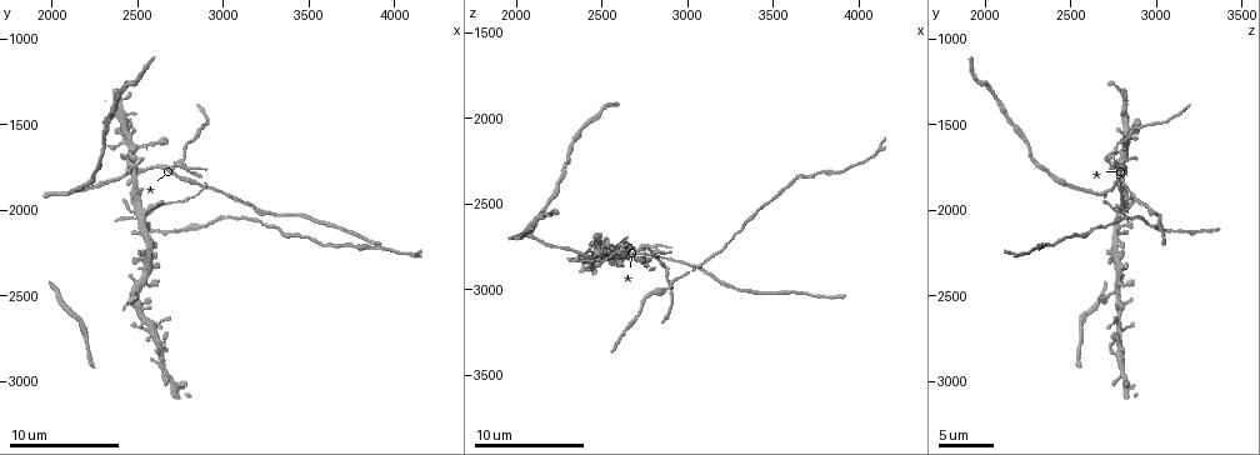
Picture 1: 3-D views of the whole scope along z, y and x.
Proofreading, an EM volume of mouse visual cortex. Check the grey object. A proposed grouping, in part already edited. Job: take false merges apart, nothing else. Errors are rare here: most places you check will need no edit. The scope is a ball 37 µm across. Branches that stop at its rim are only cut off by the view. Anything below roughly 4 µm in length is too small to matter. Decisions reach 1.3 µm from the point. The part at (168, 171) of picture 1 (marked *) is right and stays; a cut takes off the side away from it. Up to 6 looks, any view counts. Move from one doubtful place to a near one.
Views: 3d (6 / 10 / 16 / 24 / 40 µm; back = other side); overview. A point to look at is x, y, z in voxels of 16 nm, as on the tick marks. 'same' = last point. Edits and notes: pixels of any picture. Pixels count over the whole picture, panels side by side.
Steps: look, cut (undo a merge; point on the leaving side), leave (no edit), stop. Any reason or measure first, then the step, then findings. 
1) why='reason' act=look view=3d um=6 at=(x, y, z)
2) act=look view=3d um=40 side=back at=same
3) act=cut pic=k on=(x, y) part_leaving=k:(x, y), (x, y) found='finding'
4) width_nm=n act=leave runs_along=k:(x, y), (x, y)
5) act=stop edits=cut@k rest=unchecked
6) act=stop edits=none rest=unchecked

why='looks like a crossing' act=look view=3d um=10 at=(2760, 1740, 2740)

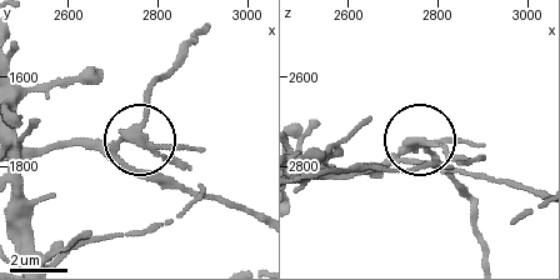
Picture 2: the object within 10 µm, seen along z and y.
why='zoom in' act=look view=3d um=6 at=(2760, 1725, 2750)

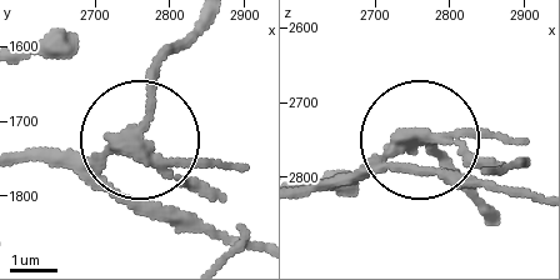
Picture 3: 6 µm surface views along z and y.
width_nm=230 act=cut pic=3 on=(189, 165) part_leaving=3:(410, 144), (454, 144), (518, 168), (501, 168) found='a second neuron is stuck on'

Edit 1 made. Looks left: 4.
why='three-way junction' act=look view=3d um=10 at=(3080, 1940, 2880)

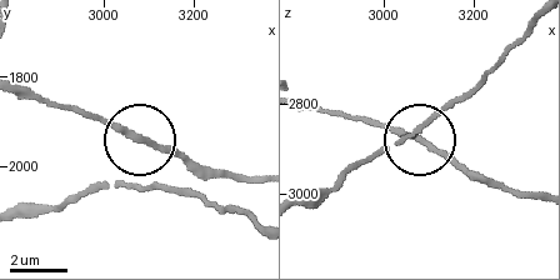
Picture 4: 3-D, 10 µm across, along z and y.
act=leave runs_along=4:(304, 105), (404, 129), (440, 149), (466, 175) found='all the same neuron'

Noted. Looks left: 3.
act=look view=3d um=6 at=(2420, 1800, 2800)

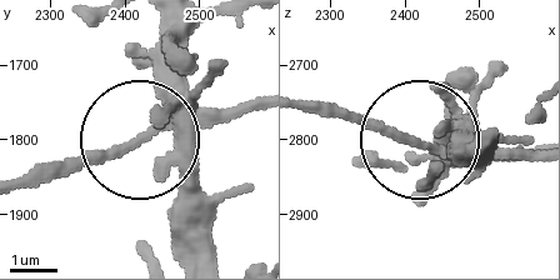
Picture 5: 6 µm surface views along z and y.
act=look view=3d um=6 side=back at=(2420, 1805, 2805)

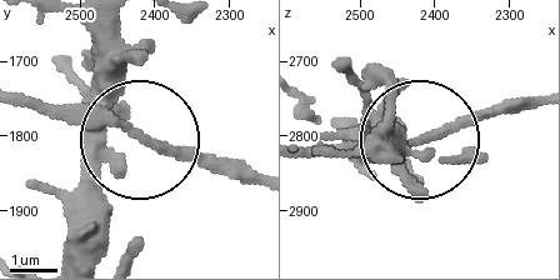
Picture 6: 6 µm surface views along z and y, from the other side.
side_arm_um=24 act=leave found='one neuron here'

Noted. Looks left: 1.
act=stop edits=cut@3 rest=unchecked

